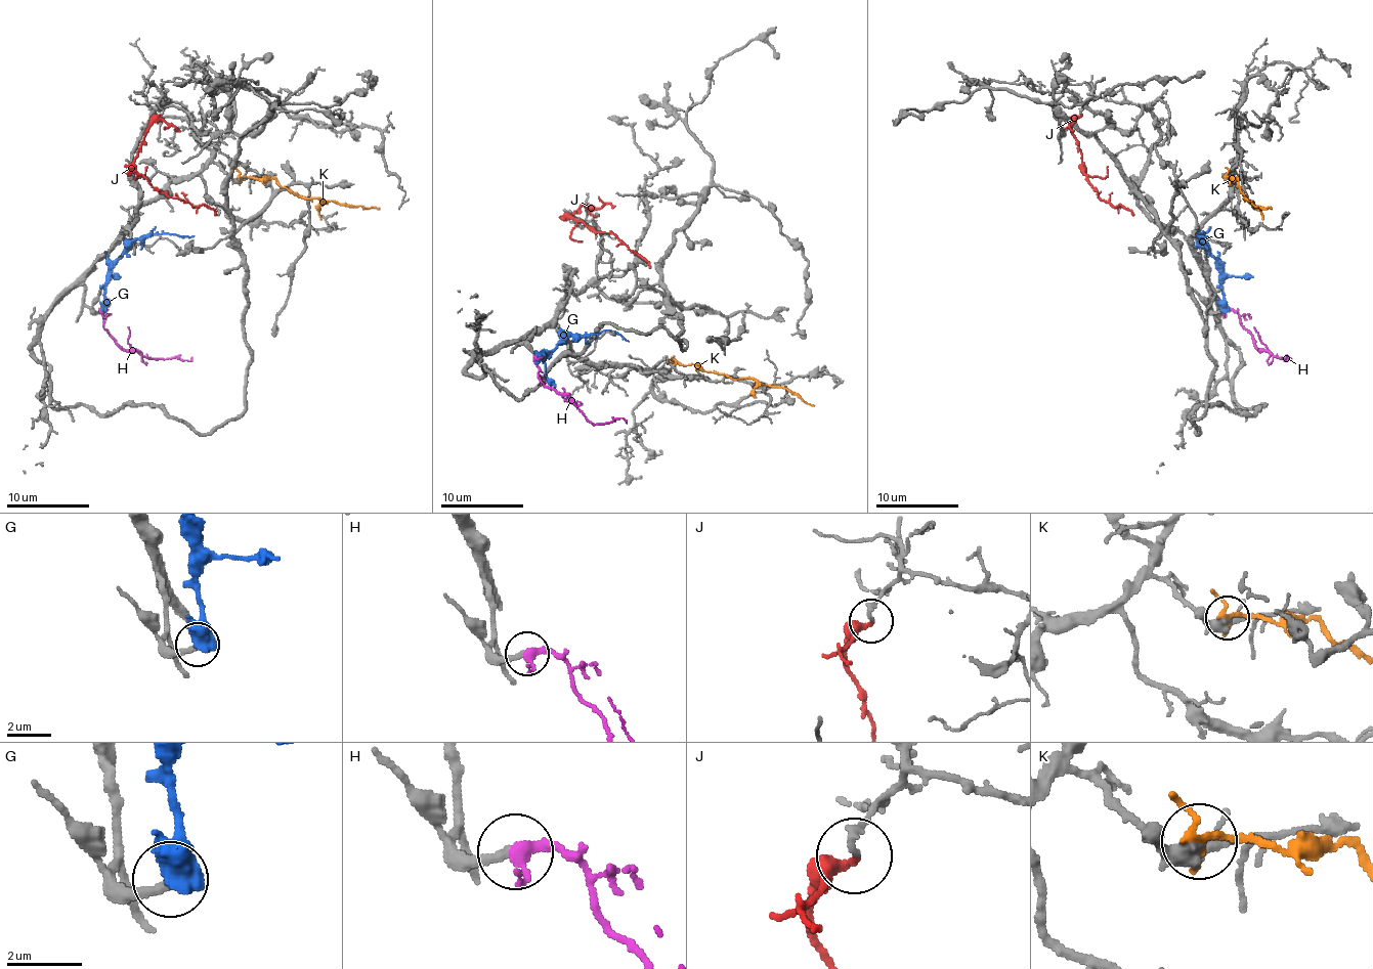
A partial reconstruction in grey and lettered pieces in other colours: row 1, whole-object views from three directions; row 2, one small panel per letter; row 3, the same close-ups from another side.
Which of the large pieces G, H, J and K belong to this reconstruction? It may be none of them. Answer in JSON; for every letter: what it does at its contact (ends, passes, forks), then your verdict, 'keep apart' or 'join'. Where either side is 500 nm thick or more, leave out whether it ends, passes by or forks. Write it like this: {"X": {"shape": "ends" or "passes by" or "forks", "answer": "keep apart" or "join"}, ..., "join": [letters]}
{"G": {"answer": "keep apart"}, "H": {"shape": "passes by", "answer": "join"}, "J": {"shape": "ends", "answer": "join"}, "K": {"shape": "passes by", "answer": "keep apart"}, "join": ["H", "J"]}

